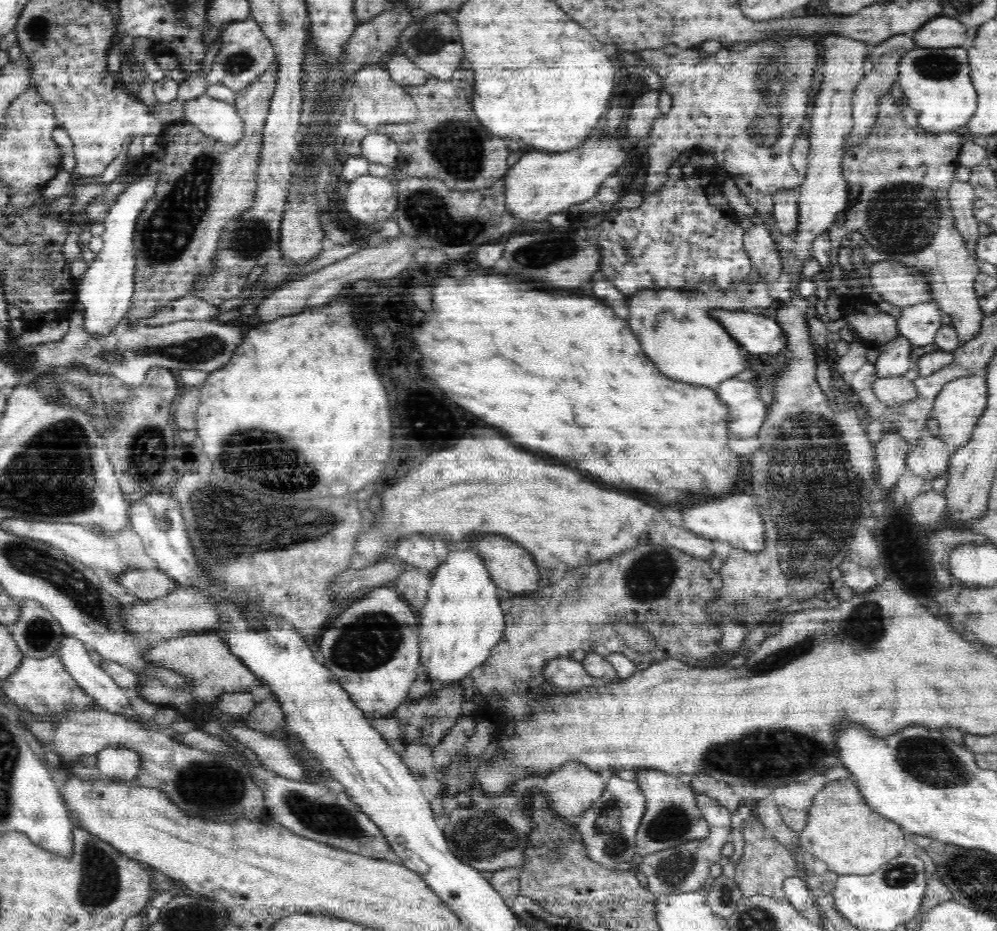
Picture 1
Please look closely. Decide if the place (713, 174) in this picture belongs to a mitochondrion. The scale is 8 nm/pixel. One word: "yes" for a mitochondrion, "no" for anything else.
no

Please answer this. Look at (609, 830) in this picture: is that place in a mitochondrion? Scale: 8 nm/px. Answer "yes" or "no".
yes

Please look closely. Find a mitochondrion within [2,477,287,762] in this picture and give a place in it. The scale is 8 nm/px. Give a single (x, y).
(39, 634)

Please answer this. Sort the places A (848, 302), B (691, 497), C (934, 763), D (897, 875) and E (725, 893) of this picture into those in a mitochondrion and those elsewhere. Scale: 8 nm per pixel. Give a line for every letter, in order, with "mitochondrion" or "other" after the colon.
A: other
B: other
C: mitochondrion
D: mitochondrion
E: mitochondrion

